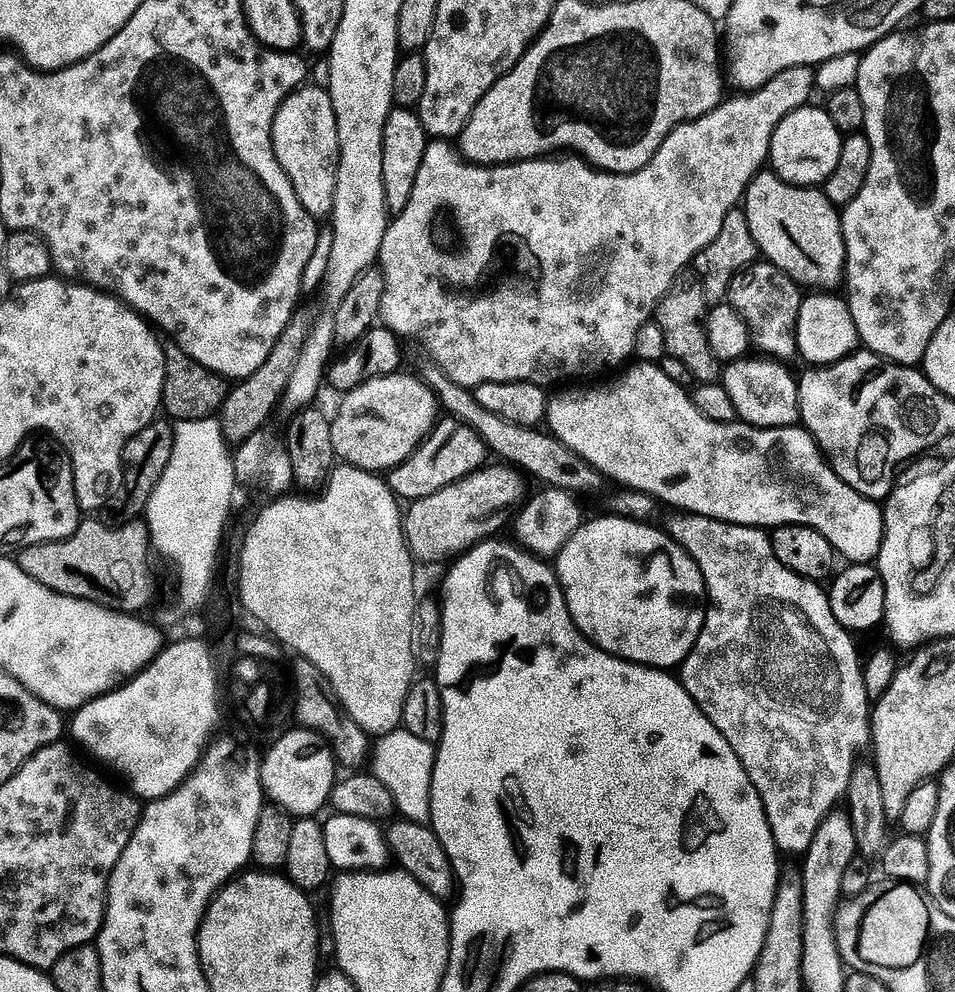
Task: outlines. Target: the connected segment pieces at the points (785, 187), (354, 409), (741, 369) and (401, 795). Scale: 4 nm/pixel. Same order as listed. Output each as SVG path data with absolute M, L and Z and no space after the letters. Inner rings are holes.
M765 170L747 188L742 211L759 253L796 284L820 292L832 292L843 285L846 278L845 260L848 257L843 217L823 189L790 185L774 171Z
M397 372L370 379L347 393L332 418L331 437L337 459L352 468L384 474L416 452L440 418L439 400L423 379Z
M743 358L723 369L722 383L734 402L737 417L756 428L786 428L801 423L800 382L787 363L767 358Z
M403 728L379 737L370 754L370 774L378 778L390 790L399 815L411 822L423 825L431 823L432 782L435 765L435 745L417 738Z

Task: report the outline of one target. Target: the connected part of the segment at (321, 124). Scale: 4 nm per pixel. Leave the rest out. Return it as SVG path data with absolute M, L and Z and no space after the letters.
M306 84L293 91L275 115L272 141L275 157L290 178L303 208L317 220L329 219L337 189L341 144L338 142L338 122L333 99L327 89Z

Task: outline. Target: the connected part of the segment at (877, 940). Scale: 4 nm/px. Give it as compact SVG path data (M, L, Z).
M899 883L868 910L859 940L860 955L869 967L882 966L902 969L912 966L925 955L926 942L931 933L929 924L930 904L927 897L915 885Z

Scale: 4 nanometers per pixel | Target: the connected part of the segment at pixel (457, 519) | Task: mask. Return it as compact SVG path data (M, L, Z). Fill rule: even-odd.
M485 466L479 472L471 472L466 478L438 490L438 494L430 494L430 498L414 500L407 505L404 536L408 540L408 549L421 565L459 558L475 544L503 533L500 531L507 524L509 527L507 512L515 513L526 500L525 477L515 467L500 467L504 468Z

